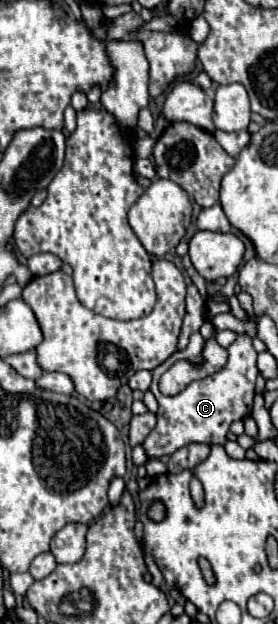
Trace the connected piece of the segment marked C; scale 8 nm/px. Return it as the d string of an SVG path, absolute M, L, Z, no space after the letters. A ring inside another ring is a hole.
M239 334L237 340L229 346L229 360L227 360L225 368L221 368L213 376L191 382L183 392L179 392L175 396L161 394L159 392L161 374L167 372L177 360L183 360L183 358L187 358L187 348L177 350L173 356L169 356L169 360L165 360L163 364L159 364L153 370L151 392L155 394L155 398L159 402L157 426L153 428L153 432L143 442L143 448L145 448L145 452L150 458L145 464L147 475L150 478L155 478L167 472L167 466L157 458L171 456L175 450L179 450L179 448L183 448L191 442L209 444L209 446L211 444L225 444L231 424L235 420L243 420L245 416L249 416L249 410L253 406L255 378L257 378L259 370L257 370L257 352L251 346L251 336L249 334Z

